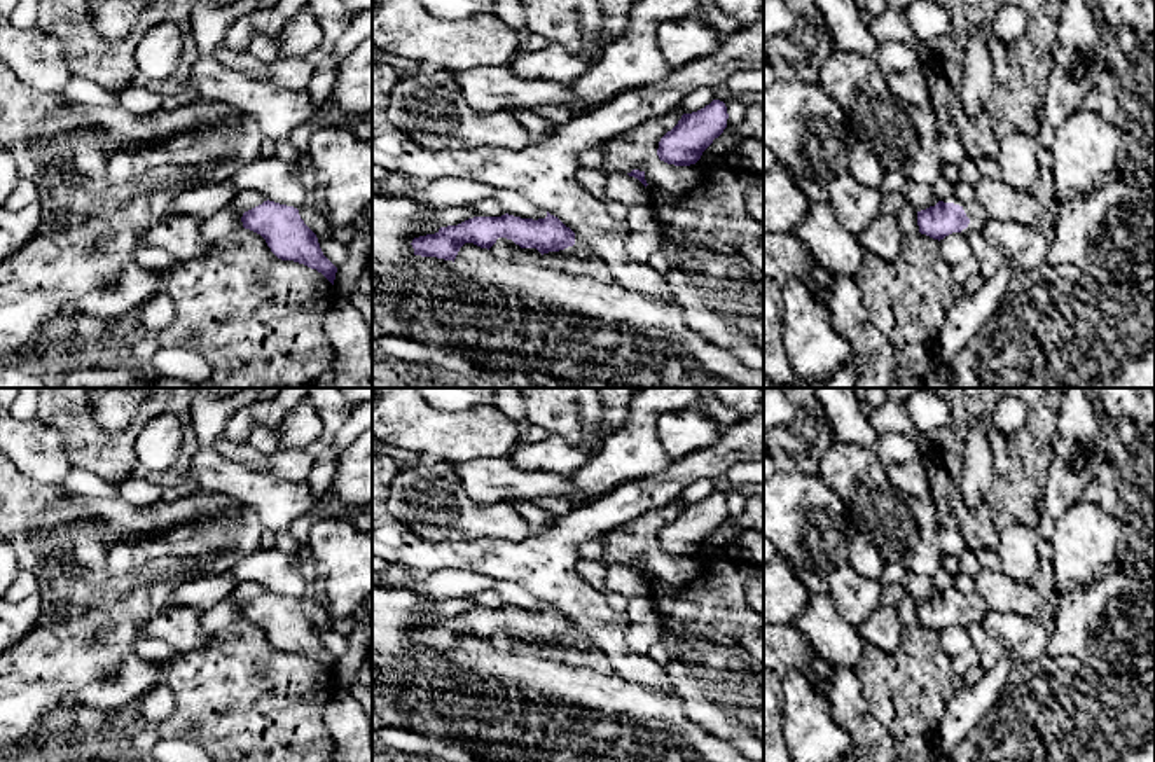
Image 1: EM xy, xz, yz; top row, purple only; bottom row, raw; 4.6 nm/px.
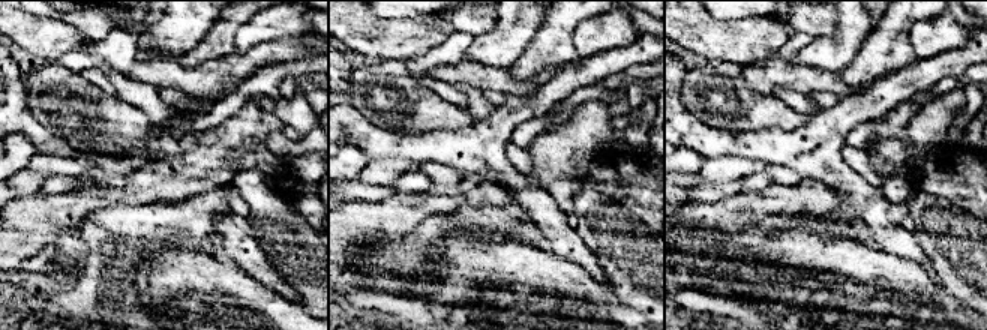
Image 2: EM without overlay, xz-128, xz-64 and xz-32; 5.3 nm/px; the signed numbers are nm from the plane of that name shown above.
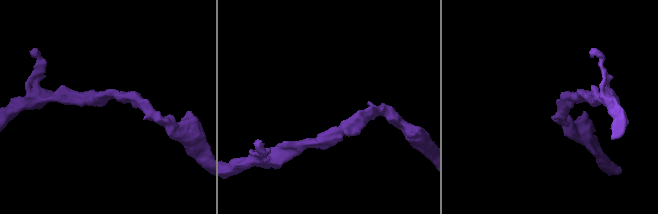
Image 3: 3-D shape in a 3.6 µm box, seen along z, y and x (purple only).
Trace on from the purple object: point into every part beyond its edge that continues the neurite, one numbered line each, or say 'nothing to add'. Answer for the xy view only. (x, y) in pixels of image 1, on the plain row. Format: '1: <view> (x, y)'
nothing to add

